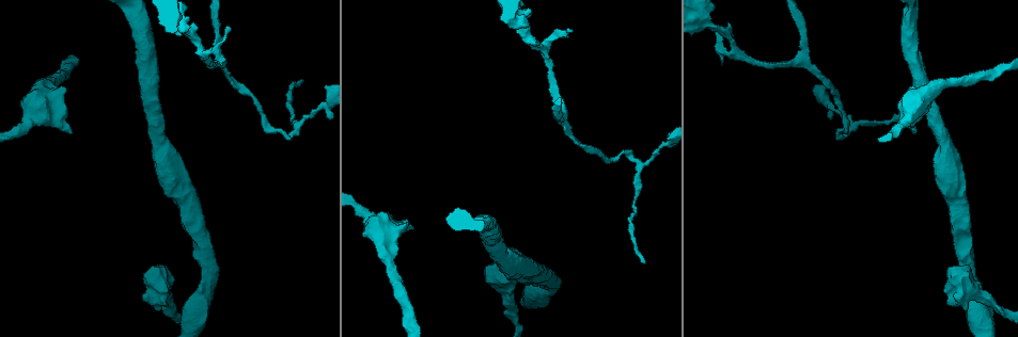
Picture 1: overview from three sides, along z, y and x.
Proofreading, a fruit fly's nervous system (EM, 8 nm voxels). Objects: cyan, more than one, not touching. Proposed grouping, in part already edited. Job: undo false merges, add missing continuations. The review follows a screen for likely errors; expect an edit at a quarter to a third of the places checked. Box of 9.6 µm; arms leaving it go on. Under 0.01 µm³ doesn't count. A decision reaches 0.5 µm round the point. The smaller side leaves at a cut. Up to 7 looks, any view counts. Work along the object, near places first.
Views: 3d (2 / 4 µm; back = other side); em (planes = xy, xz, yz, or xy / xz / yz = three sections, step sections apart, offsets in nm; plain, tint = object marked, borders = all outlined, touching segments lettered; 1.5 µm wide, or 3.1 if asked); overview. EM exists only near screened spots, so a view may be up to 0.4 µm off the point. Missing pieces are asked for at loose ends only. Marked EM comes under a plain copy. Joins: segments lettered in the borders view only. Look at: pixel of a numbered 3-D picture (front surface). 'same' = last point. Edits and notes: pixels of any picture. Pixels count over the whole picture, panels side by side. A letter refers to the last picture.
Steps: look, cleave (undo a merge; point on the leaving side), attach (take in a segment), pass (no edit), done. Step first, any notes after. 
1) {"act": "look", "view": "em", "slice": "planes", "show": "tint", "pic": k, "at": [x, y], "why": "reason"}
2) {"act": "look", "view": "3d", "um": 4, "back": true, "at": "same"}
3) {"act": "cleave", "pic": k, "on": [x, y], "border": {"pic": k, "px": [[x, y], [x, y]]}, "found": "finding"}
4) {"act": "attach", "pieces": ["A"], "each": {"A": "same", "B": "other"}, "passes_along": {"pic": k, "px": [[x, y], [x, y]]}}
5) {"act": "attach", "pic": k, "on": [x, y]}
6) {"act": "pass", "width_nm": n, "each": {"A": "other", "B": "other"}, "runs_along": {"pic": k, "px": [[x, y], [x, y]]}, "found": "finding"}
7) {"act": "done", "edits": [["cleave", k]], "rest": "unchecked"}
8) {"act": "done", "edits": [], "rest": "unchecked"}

{"act": "look", "view": "3d", "um": 4, "pic": 1, "at": [295, 124], "why": "sharp bend"}

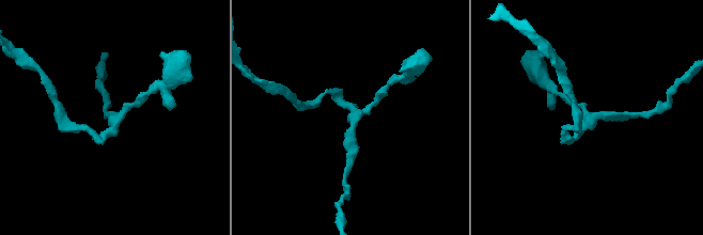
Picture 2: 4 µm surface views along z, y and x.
{"act": "look", "view": "em", "slice": "planes", "show": "borders", "pic": 2, "at": [353, 121]}

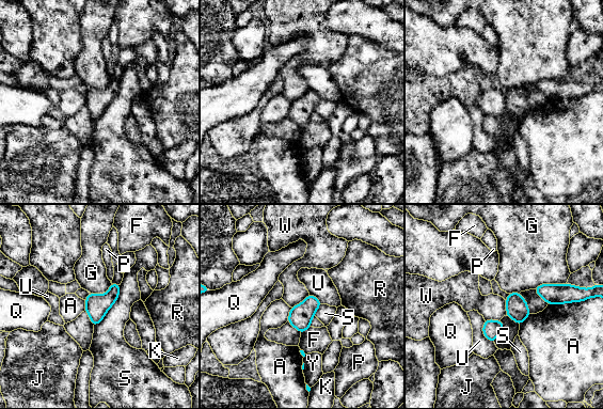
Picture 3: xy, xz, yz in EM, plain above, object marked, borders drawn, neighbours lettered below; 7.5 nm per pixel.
{"act": "pass", "width_nm": 160, "each": {"A": "other", "F": "other", "G": "other", "J": "other", "K": "other", "P": "other", "Q": "other", "R": "other", "S": "other", "U": "other", "W": "other", "Y": "other"}, "found": "one neuron here"}

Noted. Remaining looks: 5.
{"act": "look", "view": "em", "slice": "planes", "show": "borders", "pic": 1, "at": [570, 31], "why": "free end"}

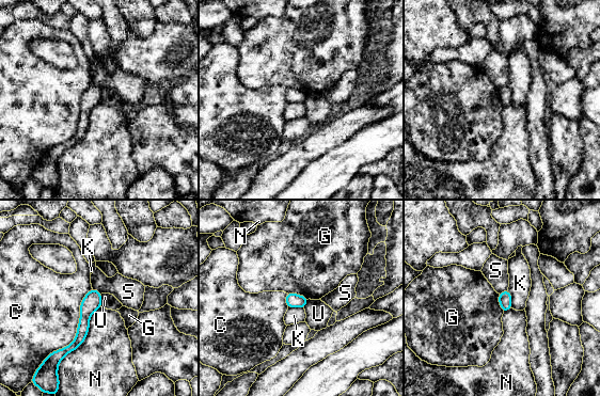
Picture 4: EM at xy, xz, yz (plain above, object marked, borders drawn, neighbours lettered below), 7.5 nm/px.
{"act": "pass", "width_nm": 100, "each": {"C": "other", "G": "other", "K": "other", "N": "other", "S": "other", "U": "other"}, "border": {"pic": 4, "px": [[100, 294], [101, 306]]}, "found": "no lettered segment goes on from it"}

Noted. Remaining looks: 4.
{"act": "look", "view": "3d", "um": 4, "pic": 1, "at": [913, 133], "why": "an open end"}

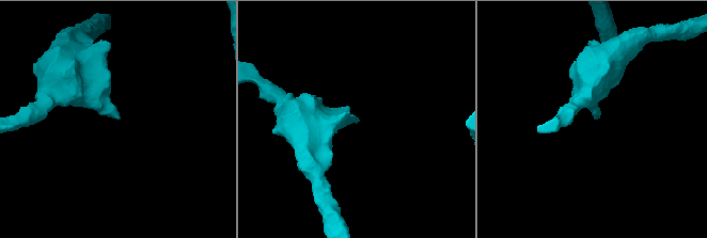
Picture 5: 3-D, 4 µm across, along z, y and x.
{"act": "look", "view": "em", "slice": "xy", "step": 4, "show": "borders", "pic": 5, "at": [358, 118]}

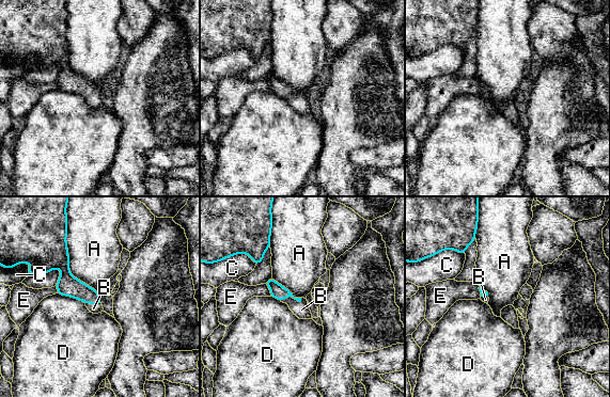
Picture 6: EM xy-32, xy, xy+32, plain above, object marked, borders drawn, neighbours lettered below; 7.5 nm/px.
{"act": "look", "view": "em", "slice": "planes", "show": "borders", "at": "same"}

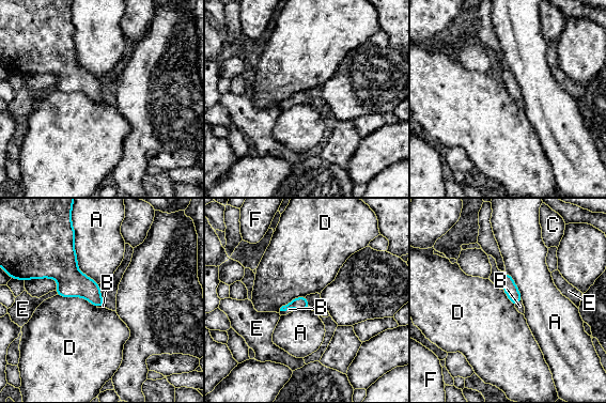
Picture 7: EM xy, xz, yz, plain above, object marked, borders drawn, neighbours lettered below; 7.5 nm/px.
{"act": "attach", "pieces": ["B"], "each": {"A": "other", "B": "same", "C": "other", "D": "other", "E": "other", "F": "other"}, "found": "it goes on there"}

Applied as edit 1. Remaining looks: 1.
{"act": "done", "edits": [["attach", 7]], "rest": "unchecked"}

